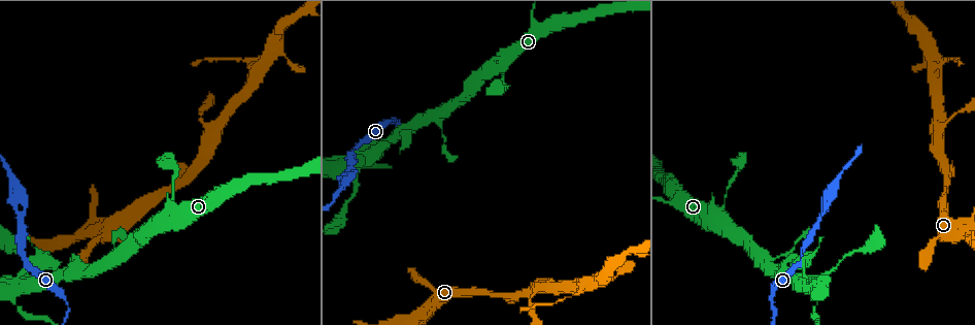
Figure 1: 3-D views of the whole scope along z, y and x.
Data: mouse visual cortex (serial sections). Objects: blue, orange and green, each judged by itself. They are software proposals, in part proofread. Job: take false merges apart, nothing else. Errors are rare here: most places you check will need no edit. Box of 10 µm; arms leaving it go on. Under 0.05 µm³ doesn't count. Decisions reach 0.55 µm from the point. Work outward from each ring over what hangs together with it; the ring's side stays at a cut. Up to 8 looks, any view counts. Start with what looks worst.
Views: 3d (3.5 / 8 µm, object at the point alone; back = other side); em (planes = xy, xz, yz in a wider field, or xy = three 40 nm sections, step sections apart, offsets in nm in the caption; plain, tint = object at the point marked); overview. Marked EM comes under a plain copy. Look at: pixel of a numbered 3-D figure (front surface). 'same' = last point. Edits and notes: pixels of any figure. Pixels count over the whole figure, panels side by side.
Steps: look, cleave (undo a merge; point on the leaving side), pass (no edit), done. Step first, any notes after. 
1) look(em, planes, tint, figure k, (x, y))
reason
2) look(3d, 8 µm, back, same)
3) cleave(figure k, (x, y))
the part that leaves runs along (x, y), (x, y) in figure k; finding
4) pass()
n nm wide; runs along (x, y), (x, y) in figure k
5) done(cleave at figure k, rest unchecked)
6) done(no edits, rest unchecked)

look(3d, 3.5 µm, figure 1, (825, 209))

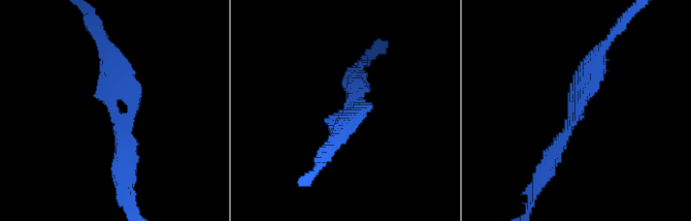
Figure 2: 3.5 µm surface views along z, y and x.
look(em, xy, step 2, tint, figure 2, (344, 114))
shape alone is not enough

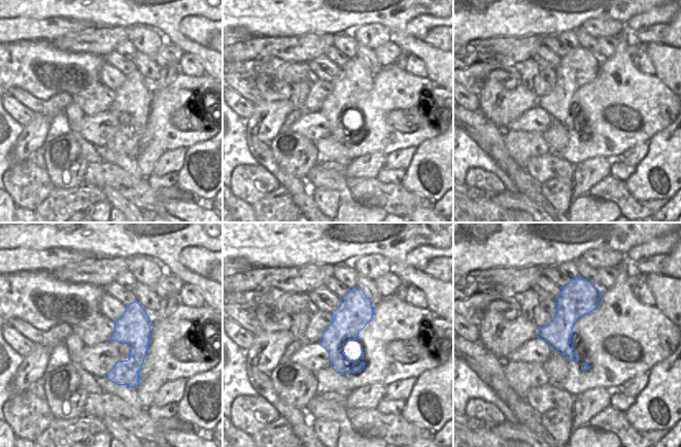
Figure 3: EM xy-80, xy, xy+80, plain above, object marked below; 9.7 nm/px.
pass()
320 nm wide; runs along (547, 168), (592, 83), (599, 51) in figure 2; one cell here

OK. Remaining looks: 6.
look(3d, 3.5 µm, figure 1, (23, 287))

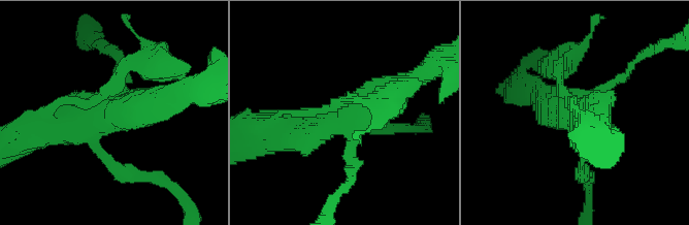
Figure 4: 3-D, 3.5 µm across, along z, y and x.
look(em, xy, step 5, tint, figure 4, (343, 120))

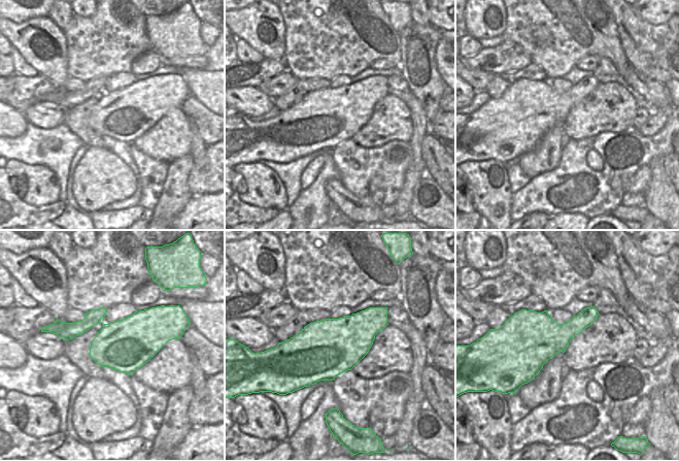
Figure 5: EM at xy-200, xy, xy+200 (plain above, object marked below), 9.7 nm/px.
pass()
runs along (400, 87), (353, 116), (283, 126) in figure 4; one cell here

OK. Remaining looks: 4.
look(3d, 3.5 µm, figure 1, (541, 289))
three arms meet

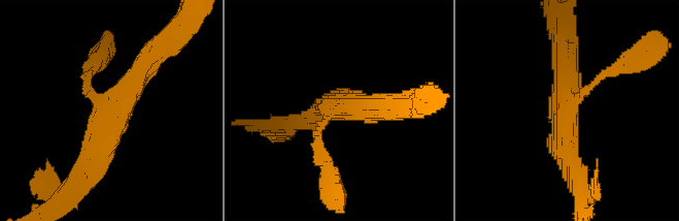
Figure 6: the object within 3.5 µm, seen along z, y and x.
look(em, xy, step 5, tint, figure 6, (114, 121))

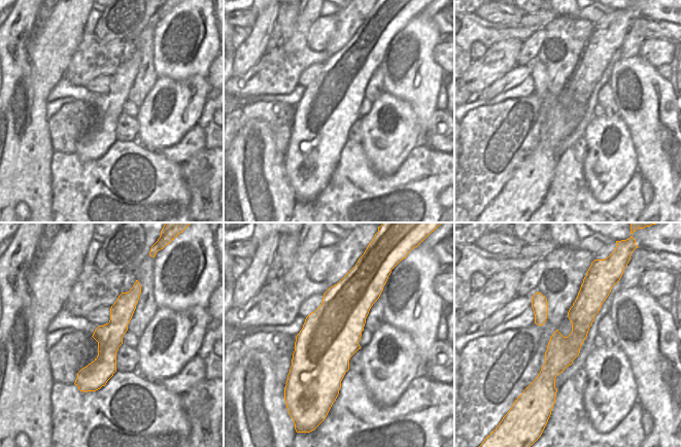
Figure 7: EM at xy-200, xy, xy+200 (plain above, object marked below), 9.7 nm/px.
pass()
arms of 150, 350, 350 nm; runs along (582, 289), (580, 330), (551, 368), (551, 384) in figure 7; continuous, no second cell

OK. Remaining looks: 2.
done(no edits, rest unchecked)

